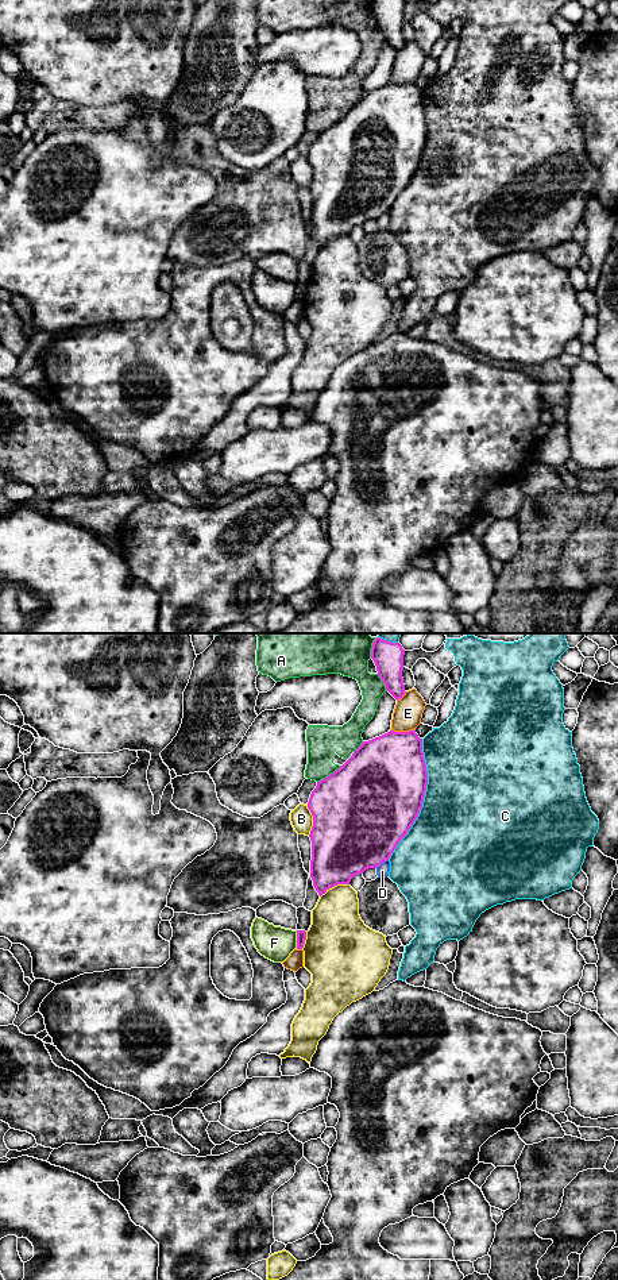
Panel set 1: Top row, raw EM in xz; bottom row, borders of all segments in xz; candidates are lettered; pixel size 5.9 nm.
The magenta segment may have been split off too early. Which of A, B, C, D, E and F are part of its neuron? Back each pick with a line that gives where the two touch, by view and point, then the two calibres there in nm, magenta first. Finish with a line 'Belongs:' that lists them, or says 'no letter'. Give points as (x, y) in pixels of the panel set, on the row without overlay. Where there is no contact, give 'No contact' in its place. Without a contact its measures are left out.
Belongs: no letter

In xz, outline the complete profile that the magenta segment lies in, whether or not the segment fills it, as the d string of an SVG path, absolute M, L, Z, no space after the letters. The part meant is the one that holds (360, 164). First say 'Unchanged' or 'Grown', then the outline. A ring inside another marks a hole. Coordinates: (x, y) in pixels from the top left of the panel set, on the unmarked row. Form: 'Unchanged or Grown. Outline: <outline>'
Unchanged. Outline: M390 82L363 93L339 122L317 134L308 161L313 167L310 230L320 248L390 211L420 166L426 136L422 90L416 82Z

